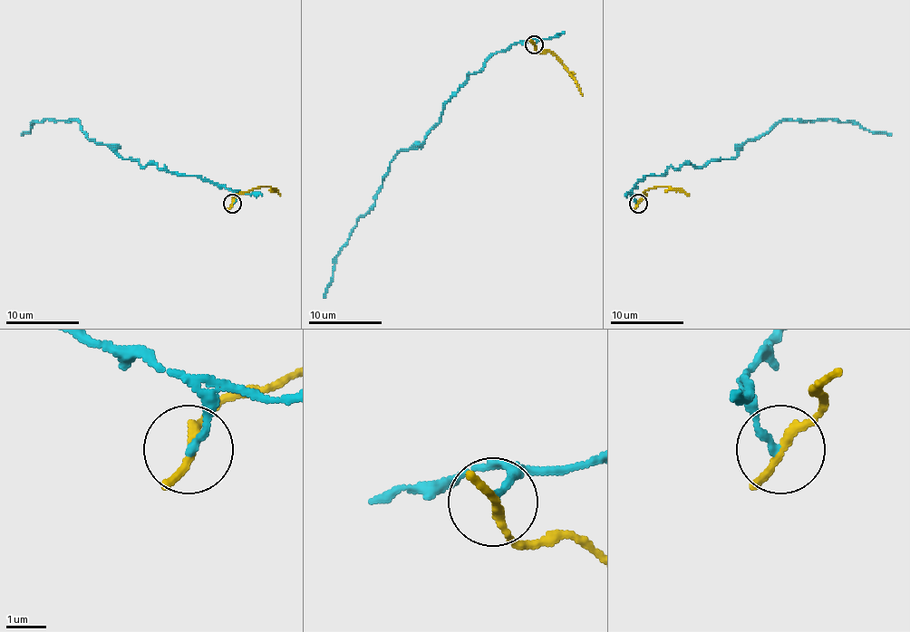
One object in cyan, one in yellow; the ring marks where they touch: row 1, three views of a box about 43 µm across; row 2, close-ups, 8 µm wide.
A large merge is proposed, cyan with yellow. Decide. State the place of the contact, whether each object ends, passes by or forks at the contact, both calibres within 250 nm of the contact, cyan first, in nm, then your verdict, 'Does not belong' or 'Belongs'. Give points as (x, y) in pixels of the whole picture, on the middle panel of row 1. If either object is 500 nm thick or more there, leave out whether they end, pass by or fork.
Place: (534, 44). At the ring cyan ends. At the ring yellow passes by. Thickness 190 nm (cyan) against 200 nm. Does not belong

